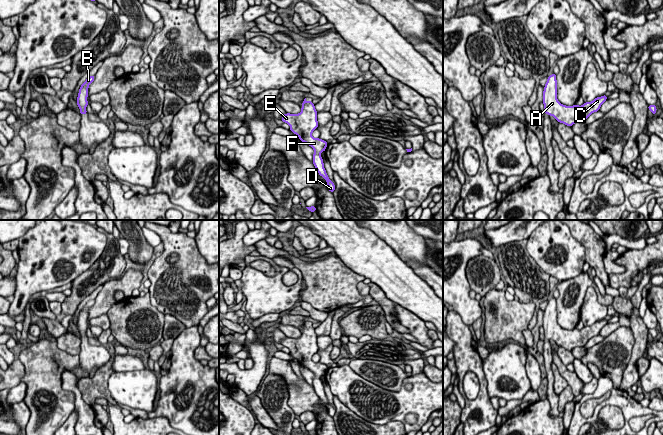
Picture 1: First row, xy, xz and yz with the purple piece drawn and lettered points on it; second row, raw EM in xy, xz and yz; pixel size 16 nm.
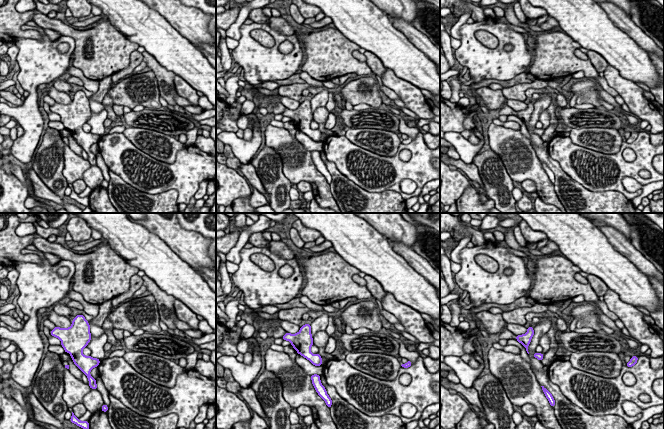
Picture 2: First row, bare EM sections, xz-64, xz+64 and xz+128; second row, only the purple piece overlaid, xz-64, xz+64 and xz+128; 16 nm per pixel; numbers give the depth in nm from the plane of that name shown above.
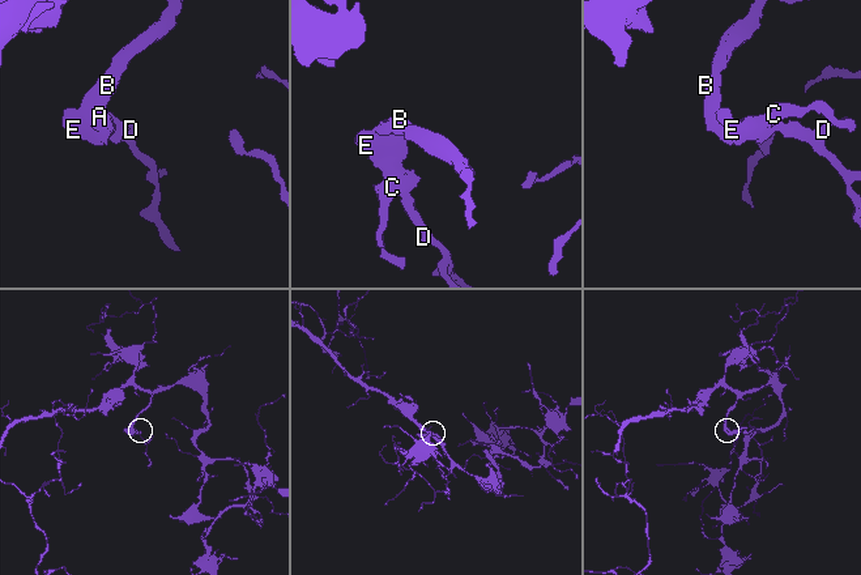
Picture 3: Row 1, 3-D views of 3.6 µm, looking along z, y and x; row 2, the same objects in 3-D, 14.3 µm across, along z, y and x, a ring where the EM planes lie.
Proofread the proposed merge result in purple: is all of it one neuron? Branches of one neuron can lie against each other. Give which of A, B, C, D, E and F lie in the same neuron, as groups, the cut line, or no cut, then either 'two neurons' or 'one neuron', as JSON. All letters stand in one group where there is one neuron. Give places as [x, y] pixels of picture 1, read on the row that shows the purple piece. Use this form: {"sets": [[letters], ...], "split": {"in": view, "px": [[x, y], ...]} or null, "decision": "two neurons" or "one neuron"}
{"sets": [["A", "B", "C", "D", "E", "F"]], "split": null, "decision": "one neuron"}

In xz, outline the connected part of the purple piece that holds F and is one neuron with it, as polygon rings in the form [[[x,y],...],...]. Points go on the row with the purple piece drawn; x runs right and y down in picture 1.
[[[305,98],[301,107],[302,109],[299,114],[286,113],[281,117],[281,120],[290,126],[289,130],[296,134],[300,141],[314,149],[313,164],[319,175],[326,180],[328,190],[333,193],[335,191],[335,184],[329,179],[320,155],[326,150],[328,143],[312,136],[312,132],[319,126],[315,105],[312,101],[307,102]]]

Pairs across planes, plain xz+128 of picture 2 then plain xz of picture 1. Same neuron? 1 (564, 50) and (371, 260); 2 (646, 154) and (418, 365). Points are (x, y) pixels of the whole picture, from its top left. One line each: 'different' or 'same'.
1: different
2: different

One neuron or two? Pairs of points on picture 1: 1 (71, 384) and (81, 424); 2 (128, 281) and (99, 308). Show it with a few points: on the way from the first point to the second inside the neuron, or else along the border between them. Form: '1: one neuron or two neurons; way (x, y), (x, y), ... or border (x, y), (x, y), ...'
1: one neuron; way (77, 394), (82, 414)
2: one neuron; way (120, 284), (104, 300)

